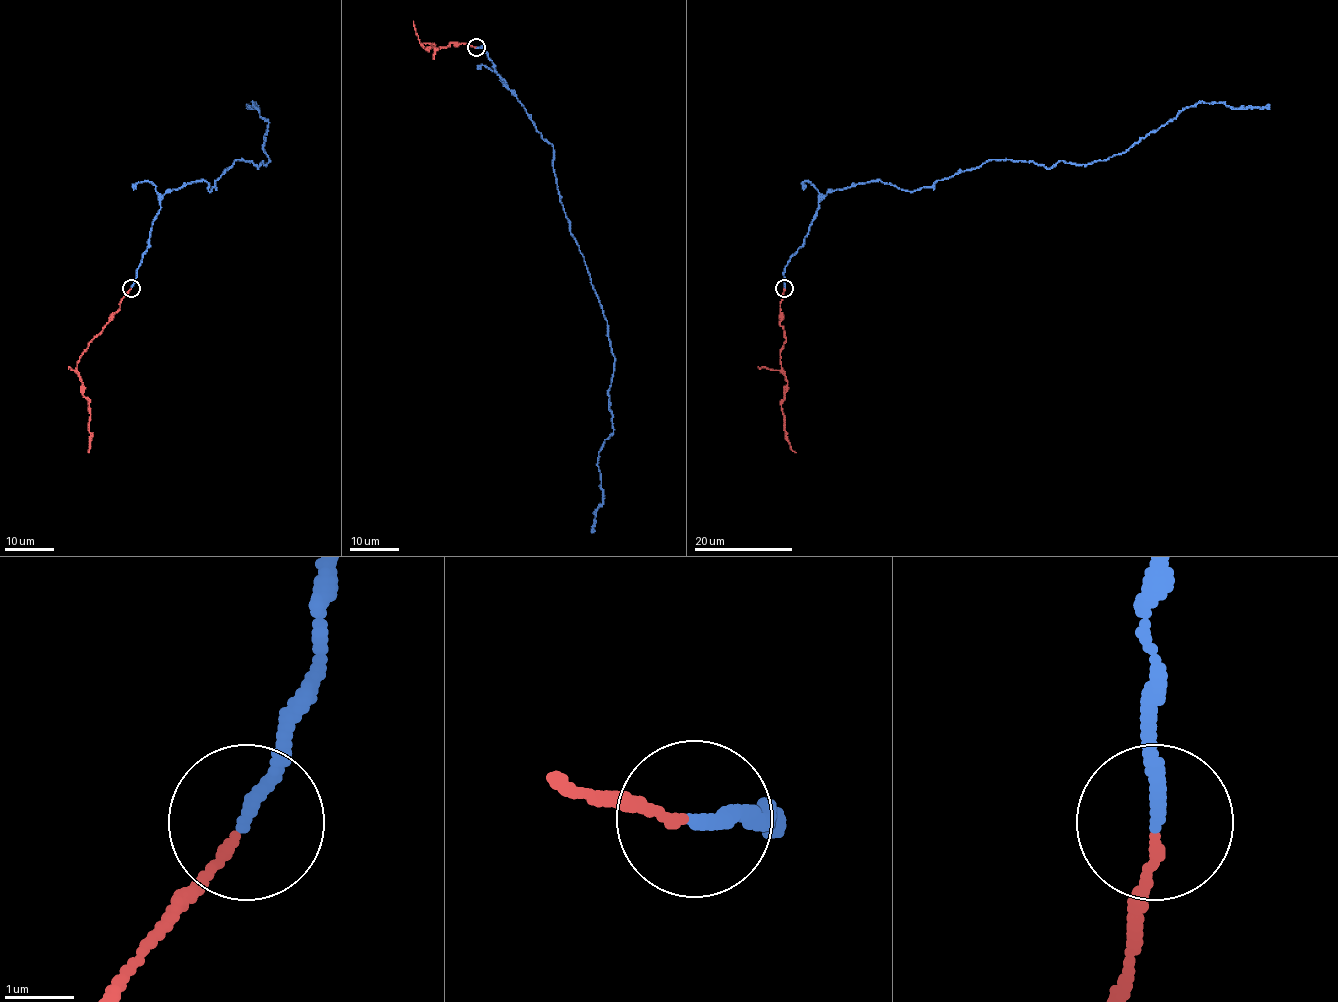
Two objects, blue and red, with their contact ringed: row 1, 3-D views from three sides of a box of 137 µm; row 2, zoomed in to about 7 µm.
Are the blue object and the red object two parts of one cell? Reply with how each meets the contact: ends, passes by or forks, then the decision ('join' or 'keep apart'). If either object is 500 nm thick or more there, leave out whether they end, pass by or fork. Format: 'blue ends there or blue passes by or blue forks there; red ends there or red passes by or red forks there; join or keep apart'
blue ends there; red ends there; join

